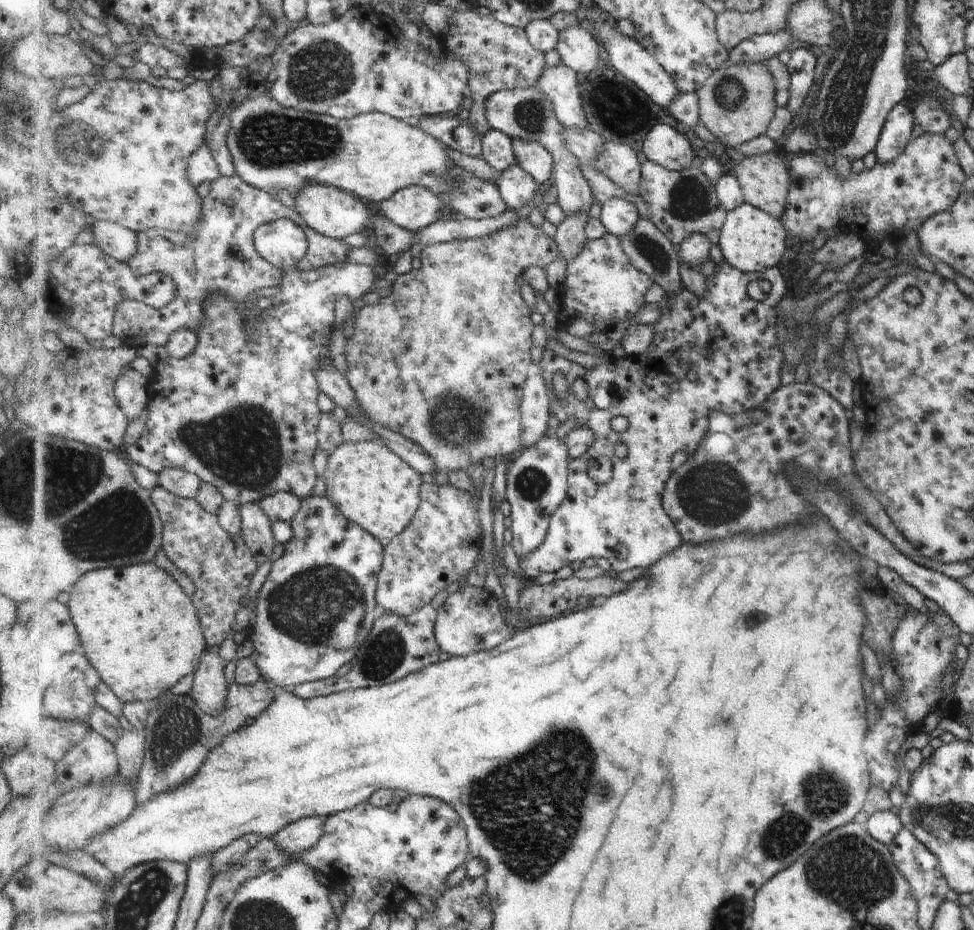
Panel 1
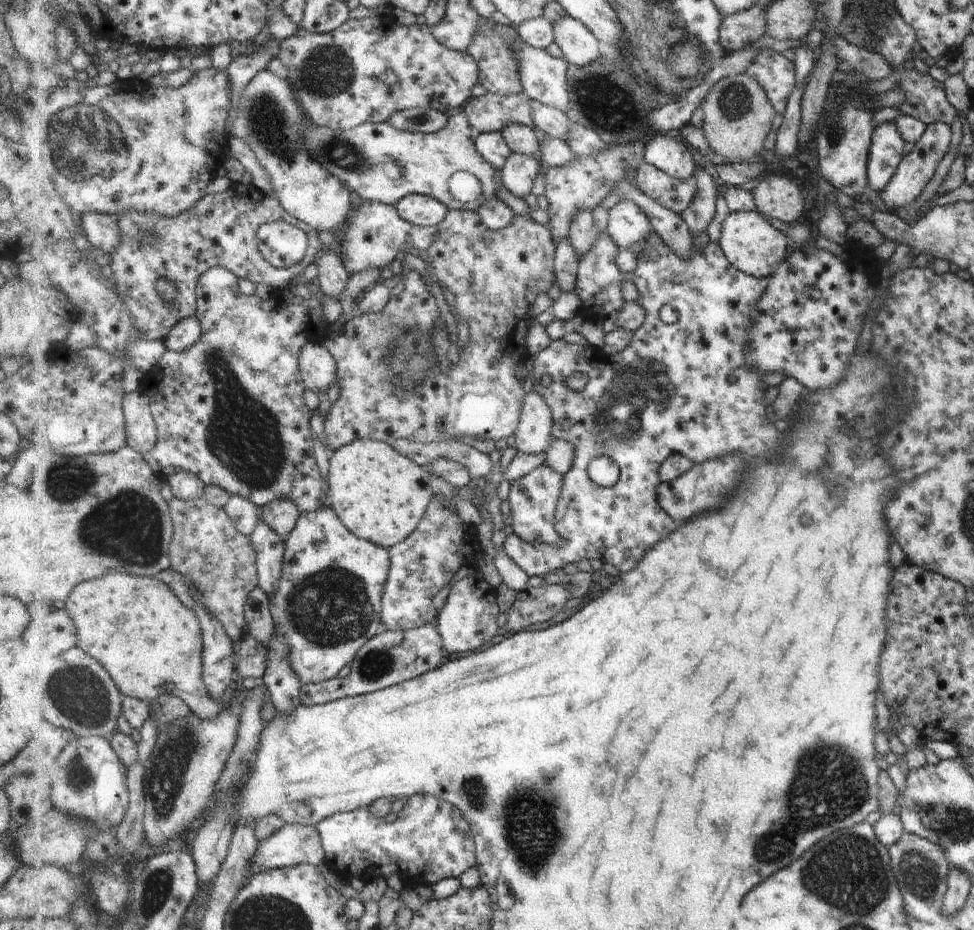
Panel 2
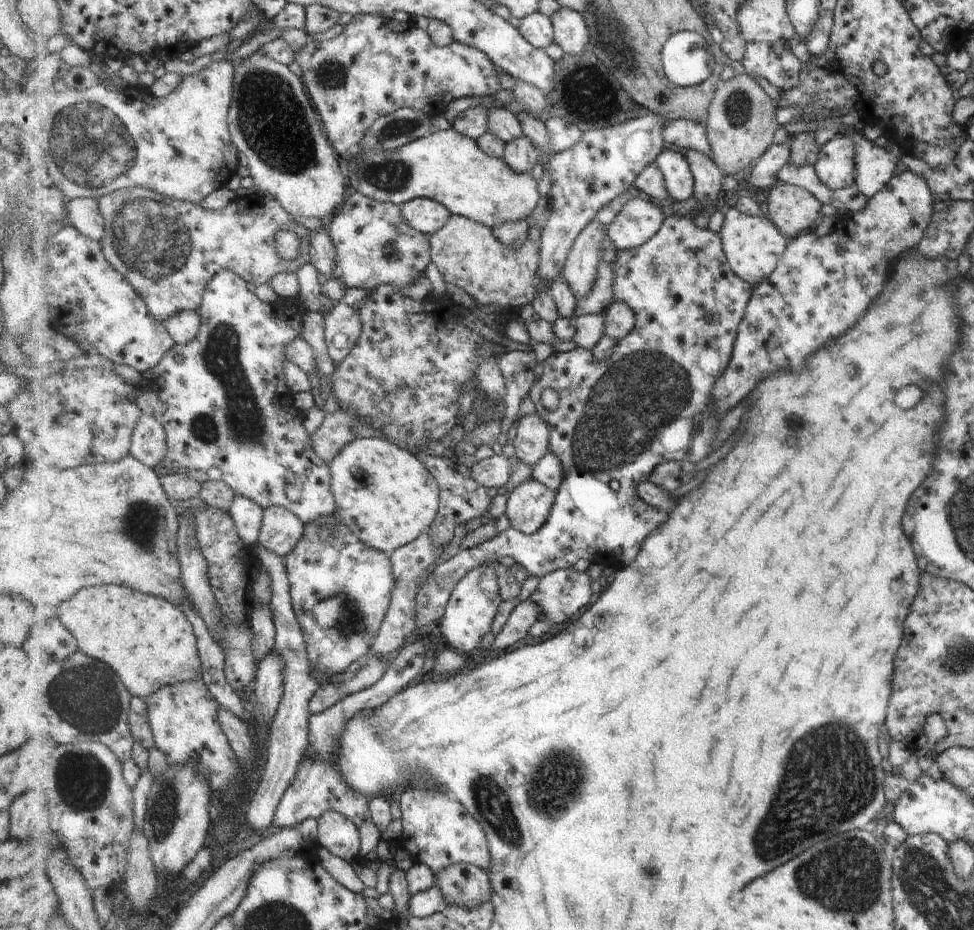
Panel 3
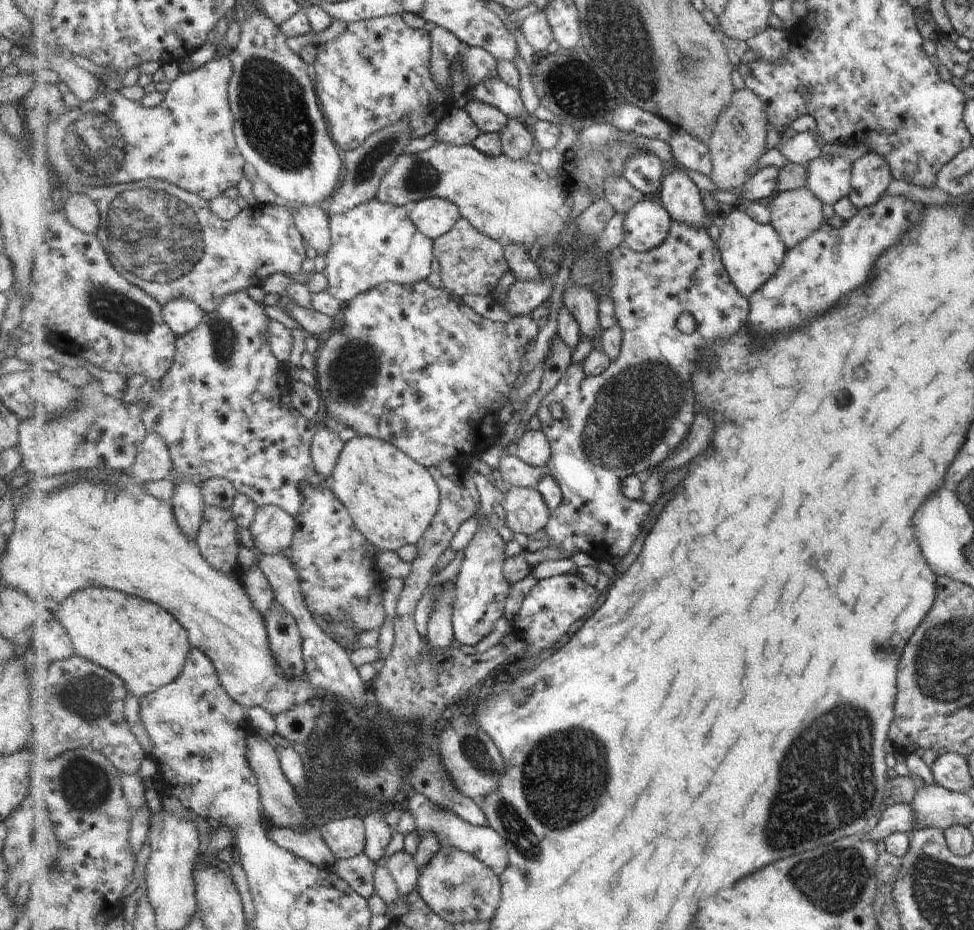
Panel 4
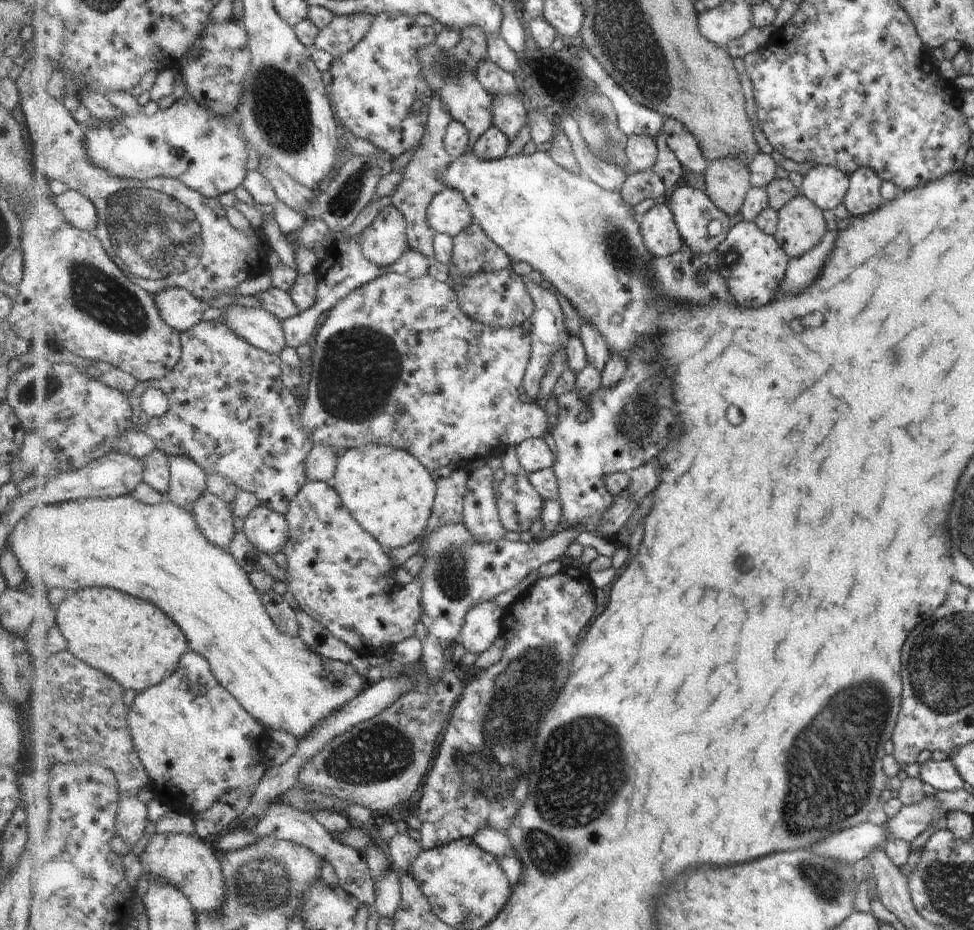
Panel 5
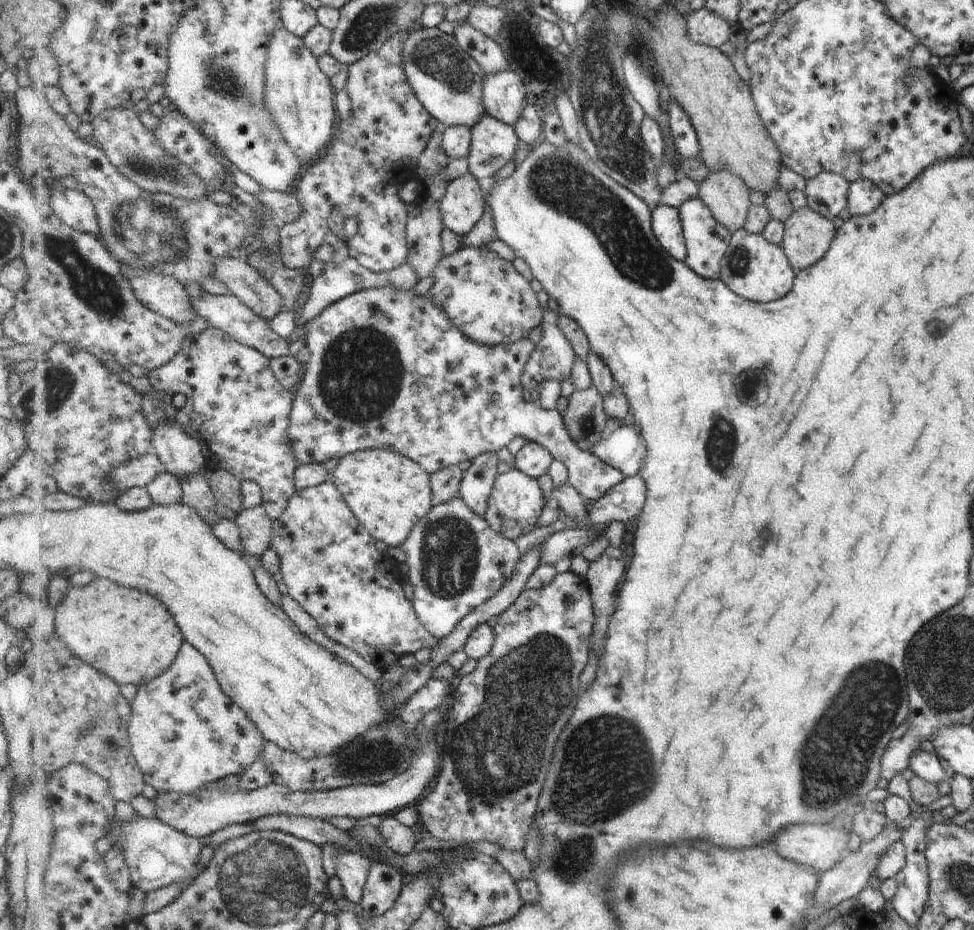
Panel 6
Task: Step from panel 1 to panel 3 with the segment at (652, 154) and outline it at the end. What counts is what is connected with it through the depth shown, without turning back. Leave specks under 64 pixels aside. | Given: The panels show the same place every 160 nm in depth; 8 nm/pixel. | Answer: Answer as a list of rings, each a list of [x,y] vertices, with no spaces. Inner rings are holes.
[[[667,147],[655,162],[662,170],[673,202],[685,202],[694,196],[696,182],[684,151]]]

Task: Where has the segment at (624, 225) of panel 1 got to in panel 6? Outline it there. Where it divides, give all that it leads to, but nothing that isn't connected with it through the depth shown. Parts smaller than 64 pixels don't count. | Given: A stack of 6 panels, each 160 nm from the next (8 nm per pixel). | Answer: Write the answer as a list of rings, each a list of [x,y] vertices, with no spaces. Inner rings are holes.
[[[659,205],[653,208],[652,227],[665,250],[678,261],[686,262],[688,245],[680,210],[669,205]]]

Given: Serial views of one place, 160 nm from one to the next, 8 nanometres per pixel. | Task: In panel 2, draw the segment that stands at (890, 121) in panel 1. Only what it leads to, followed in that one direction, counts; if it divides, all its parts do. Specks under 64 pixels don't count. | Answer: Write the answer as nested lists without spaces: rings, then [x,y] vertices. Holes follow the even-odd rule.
[[[893,121],[872,130],[866,170],[868,190],[880,193],[885,188],[903,156],[901,148],[903,140]]]

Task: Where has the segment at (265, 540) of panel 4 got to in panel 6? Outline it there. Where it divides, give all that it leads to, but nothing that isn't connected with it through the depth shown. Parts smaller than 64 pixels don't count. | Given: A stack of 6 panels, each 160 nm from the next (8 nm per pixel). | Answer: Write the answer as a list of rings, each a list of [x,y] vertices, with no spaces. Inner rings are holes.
[[[263,505],[244,508],[234,520],[240,530],[244,552],[259,558],[271,547],[274,520]]]

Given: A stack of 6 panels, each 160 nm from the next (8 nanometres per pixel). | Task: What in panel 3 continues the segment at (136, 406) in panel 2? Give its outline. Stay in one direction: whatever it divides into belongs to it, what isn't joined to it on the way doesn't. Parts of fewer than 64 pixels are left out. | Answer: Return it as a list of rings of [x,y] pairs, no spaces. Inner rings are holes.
[[[141,415],[132,436],[131,456],[155,470],[166,459],[167,449],[165,427],[155,417]]]

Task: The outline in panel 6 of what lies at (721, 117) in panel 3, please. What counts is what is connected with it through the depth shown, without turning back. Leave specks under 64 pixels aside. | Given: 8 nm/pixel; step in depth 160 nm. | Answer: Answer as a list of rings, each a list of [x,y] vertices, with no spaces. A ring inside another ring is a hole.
[[[713,171],[700,184],[700,198],[731,232],[744,228],[752,207],[750,188],[739,175]]]

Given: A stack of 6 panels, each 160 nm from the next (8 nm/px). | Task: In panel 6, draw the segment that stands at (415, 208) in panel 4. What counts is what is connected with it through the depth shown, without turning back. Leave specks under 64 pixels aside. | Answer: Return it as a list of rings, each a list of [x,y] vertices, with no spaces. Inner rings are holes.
[[[469,172],[448,184],[441,212],[449,230],[463,237],[476,228],[486,209],[488,194],[484,184]]]

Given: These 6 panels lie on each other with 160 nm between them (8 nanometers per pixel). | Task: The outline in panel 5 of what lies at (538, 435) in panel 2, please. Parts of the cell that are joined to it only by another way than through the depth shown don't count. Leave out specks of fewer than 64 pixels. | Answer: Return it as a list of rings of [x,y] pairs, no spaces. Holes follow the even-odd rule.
[[[527,439],[516,447],[521,471],[534,473],[543,469],[551,469],[555,464],[555,454],[547,446],[544,439]]]

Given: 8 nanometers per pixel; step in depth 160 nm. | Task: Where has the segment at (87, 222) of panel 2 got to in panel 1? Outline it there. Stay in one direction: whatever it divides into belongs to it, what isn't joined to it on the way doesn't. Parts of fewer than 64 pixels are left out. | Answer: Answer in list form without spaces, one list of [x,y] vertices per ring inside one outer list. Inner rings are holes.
[[[98,220],[91,231],[95,244],[121,262],[127,263],[138,249],[137,233],[119,223]]]

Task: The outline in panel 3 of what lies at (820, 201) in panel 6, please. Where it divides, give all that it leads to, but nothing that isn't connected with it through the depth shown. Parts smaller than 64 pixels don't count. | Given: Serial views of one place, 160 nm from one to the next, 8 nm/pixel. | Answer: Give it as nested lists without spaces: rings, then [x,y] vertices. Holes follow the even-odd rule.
[[[837,134],[821,147],[815,167],[821,182],[830,191],[850,187],[854,184],[855,147],[848,138]]]

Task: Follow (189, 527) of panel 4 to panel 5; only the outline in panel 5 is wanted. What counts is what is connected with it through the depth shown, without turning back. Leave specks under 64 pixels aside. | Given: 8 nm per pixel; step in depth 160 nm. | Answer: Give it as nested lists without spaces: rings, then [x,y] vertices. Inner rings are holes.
[[[170,454],[166,457],[168,458],[170,471],[172,474],[171,488],[169,492],[171,501],[173,501],[178,507],[187,509],[194,516],[194,513],[192,512],[192,506],[195,501],[200,500],[200,496],[203,493],[207,492],[208,474],[205,472],[205,470],[203,470],[203,467],[200,464],[197,464],[197,461],[194,461],[190,456]]]

